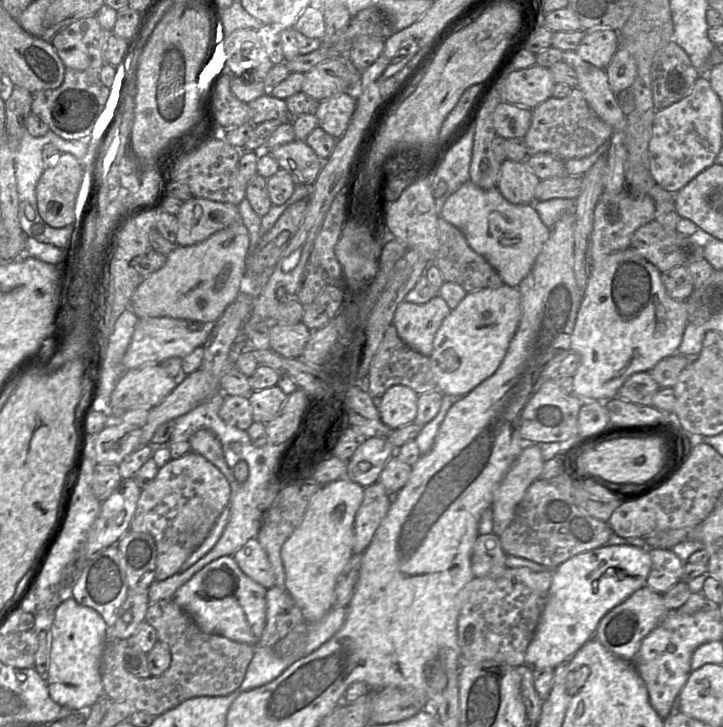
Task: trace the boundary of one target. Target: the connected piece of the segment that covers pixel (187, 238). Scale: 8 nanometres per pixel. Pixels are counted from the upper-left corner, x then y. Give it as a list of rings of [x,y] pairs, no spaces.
[[[192,196],[182,201],[175,216],[175,245],[185,247],[200,243],[228,227],[239,219],[239,212],[237,205]]]

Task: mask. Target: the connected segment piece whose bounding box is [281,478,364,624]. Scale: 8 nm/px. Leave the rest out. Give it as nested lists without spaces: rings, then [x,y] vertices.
[[[339,478],[321,488],[311,497],[298,527],[281,547],[285,571],[285,590],[301,609],[307,624],[321,620],[332,608],[337,579],[352,556],[354,521],[363,500],[364,487],[347,478]]]

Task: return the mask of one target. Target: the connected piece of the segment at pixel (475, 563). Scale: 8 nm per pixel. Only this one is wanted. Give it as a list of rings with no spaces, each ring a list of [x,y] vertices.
[[[494,533],[479,534],[471,557],[474,577],[492,579],[501,577],[507,569],[506,556],[499,536]]]

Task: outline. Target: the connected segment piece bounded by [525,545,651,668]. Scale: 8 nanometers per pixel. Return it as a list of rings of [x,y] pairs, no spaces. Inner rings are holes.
[[[604,545],[577,554],[553,570],[552,581],[533,638],[525,652],[525,664],[531,668],[556,668],[568,661],[587,641],[594,637],[599,621],[615,606],[637,590],[647,586],[651,570],[649,548],[631,545]]]

